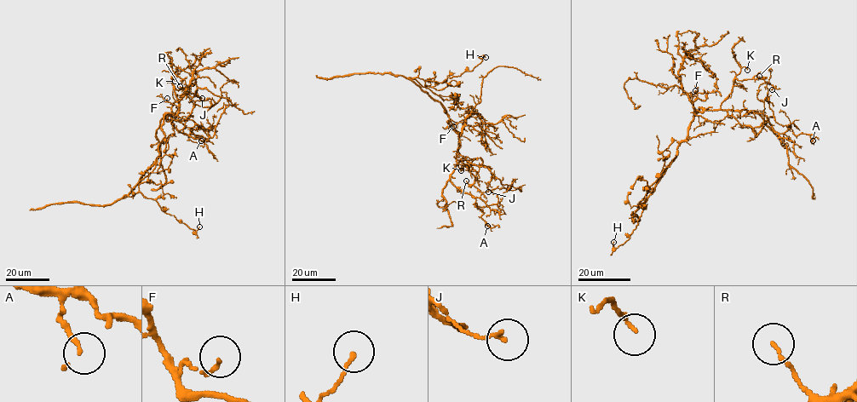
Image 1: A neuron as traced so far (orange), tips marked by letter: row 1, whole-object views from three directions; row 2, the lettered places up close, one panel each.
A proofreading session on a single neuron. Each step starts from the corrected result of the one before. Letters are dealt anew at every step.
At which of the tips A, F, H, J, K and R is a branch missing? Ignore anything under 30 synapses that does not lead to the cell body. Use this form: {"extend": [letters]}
{"extend": []}

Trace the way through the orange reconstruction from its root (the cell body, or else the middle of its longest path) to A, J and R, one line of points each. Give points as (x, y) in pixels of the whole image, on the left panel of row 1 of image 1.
A: (171, 135), (174, 129), (169, 115), (163, 117), (178, 130), (188, 134), (190, 131), (201, 140)
J: (171, 135), (174, 133), (170, 123), (171, 106), (177, 100), (175, 89), (188, 89), (186, 89), (202, 98)
R: (171, 135), (174, 133), (170, 123), (171, 106), (177, 100), (175, 89), (188, 89), (180, 86)

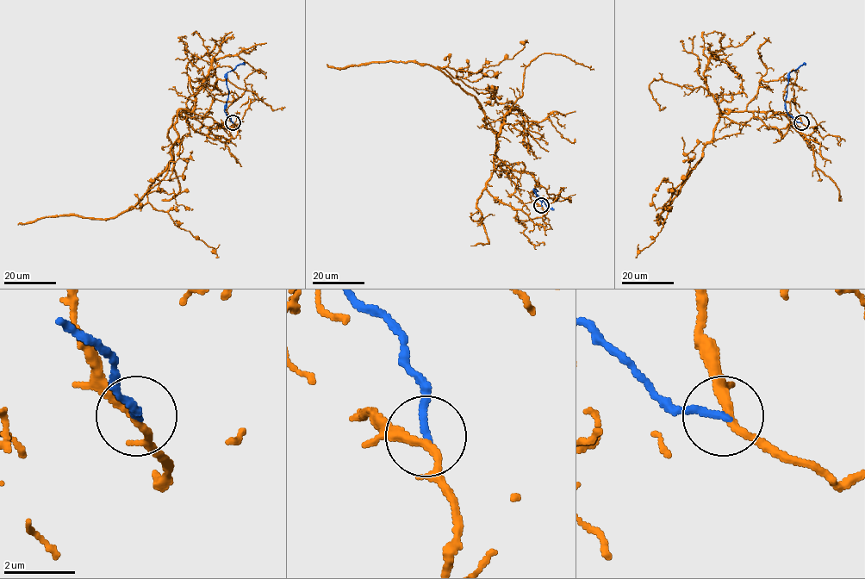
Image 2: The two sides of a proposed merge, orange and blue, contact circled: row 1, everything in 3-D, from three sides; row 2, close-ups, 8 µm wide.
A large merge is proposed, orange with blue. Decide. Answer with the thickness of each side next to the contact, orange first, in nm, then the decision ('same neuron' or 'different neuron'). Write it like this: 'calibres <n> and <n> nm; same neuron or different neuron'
calibres 240 and 200 nm; different neuron

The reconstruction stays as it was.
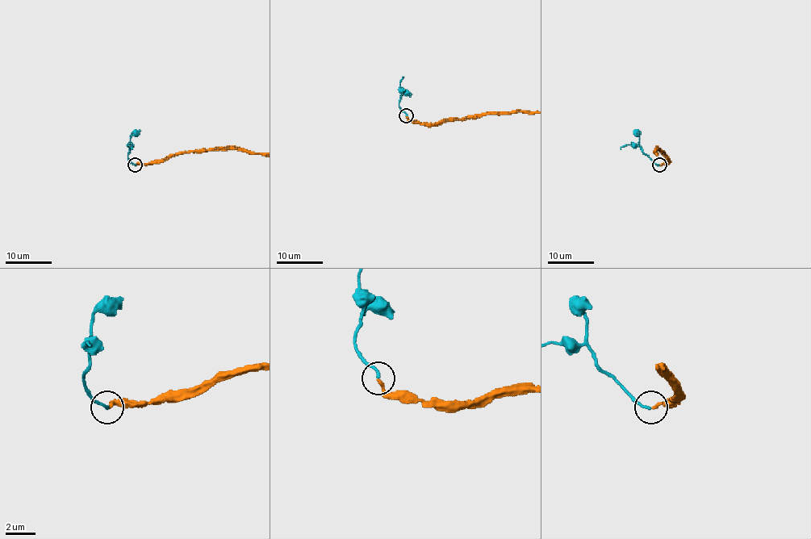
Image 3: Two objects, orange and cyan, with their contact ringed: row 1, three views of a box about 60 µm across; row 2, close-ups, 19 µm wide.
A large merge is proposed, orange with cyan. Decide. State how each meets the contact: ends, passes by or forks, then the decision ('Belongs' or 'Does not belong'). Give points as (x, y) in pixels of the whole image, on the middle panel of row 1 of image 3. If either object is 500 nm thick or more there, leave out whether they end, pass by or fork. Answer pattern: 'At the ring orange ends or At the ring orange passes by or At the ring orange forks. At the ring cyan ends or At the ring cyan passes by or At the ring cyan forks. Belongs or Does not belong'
At the ring orange ends. At the ring cyan ends. Belongs

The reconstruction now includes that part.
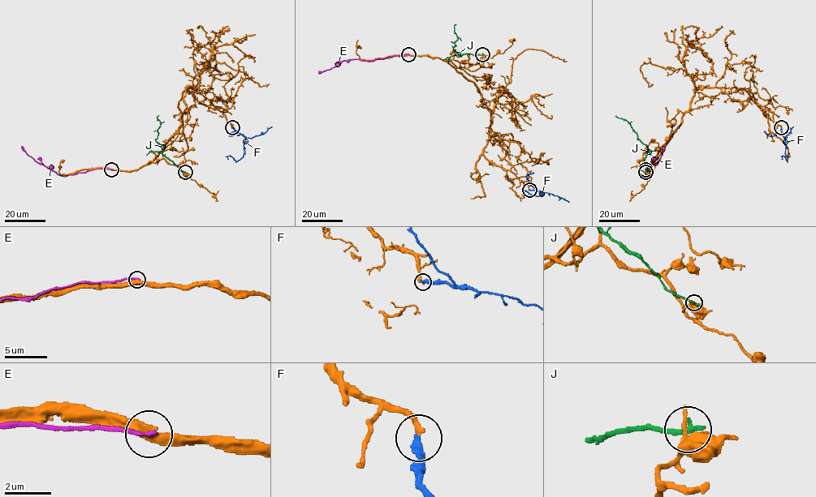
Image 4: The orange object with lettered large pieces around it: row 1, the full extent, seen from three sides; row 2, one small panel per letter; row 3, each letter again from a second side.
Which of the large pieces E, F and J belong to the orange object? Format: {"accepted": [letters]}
{"accepted": ["F"]}

